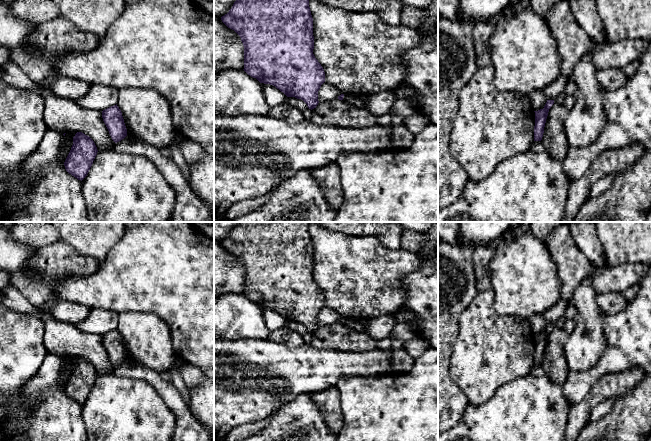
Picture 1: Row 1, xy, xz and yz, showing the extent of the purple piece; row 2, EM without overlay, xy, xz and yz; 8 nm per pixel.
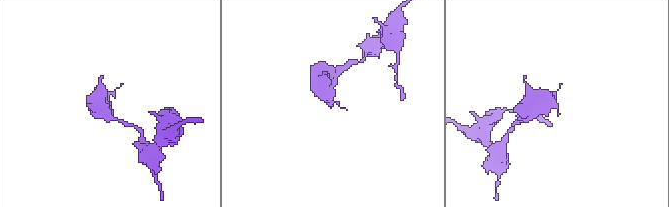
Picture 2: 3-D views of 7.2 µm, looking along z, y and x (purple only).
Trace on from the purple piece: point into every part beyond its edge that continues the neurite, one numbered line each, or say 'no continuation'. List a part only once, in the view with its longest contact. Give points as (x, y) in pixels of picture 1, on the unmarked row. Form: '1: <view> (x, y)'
no continuation

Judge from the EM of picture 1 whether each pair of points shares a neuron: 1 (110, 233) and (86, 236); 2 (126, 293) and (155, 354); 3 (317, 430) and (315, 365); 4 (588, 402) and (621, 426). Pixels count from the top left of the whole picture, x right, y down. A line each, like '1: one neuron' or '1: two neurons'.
1: one neuron
2: two neurons
3: two neurons
4: two neurons

